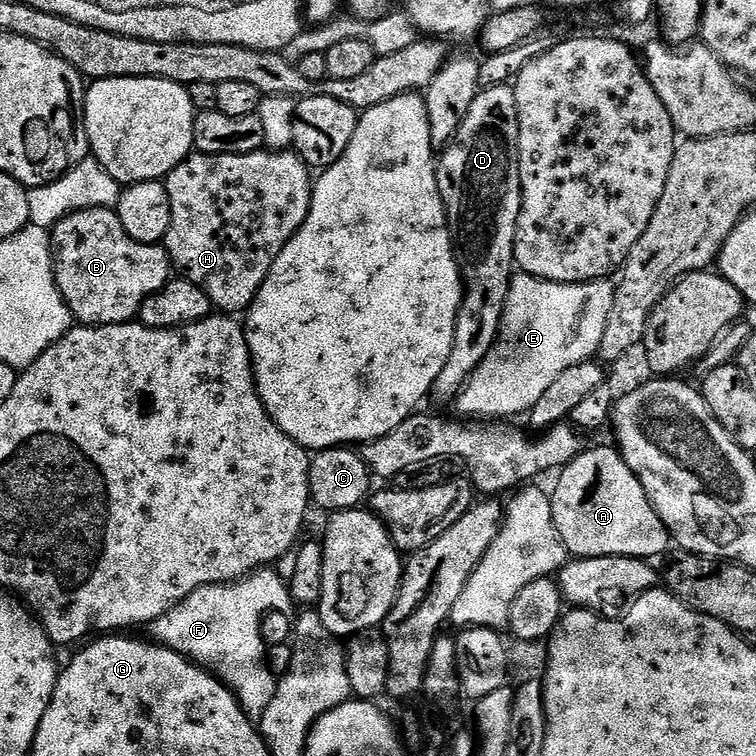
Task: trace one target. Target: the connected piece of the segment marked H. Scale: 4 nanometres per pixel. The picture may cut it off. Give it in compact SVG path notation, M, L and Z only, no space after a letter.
M261 150L258 152L238 154L237 156L193 154L179 164L166 178L166 187L168 197L170 198L170 230L166 237L166 247L168 257L172 259L173 269L183 279L194 282L194 286L201 288L206 294L206 298L210 298L213 309L219 310L224 314L240 314L247 310L254 302L254 298L258 294L264 279L270 274L270 270L274 266L278 254L282 254L284 247L292 241L294 233L303 226L304 220L307 218L308 211L312 205L314 176L308 165L305 164L304 159L301 156L297 156L295 151L292 150Z

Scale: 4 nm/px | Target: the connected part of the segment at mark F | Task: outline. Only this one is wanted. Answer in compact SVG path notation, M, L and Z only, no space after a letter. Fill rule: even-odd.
M265 566L242 580L199 588L146 628L155 643L182 654L221 680L236 695L245 714L253 718L266 714L278 683L277 673L272 673L268 665L270 652L263 638L264 616L270 612L288 614L294 608L289 581L276 570Z

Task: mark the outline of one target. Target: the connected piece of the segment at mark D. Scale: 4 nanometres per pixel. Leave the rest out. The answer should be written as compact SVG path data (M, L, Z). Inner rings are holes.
M495 84L476 95L474 106L470 106L470 114L466 114L455 140L443 149L444 157L441 155L438 160L436 181L464 278L464 301L456 319L454 346L430 393L431 399L440 404L451 405L455 401L500 335L500 320L516 263L514 242L520 213L519 129L515 87Z

